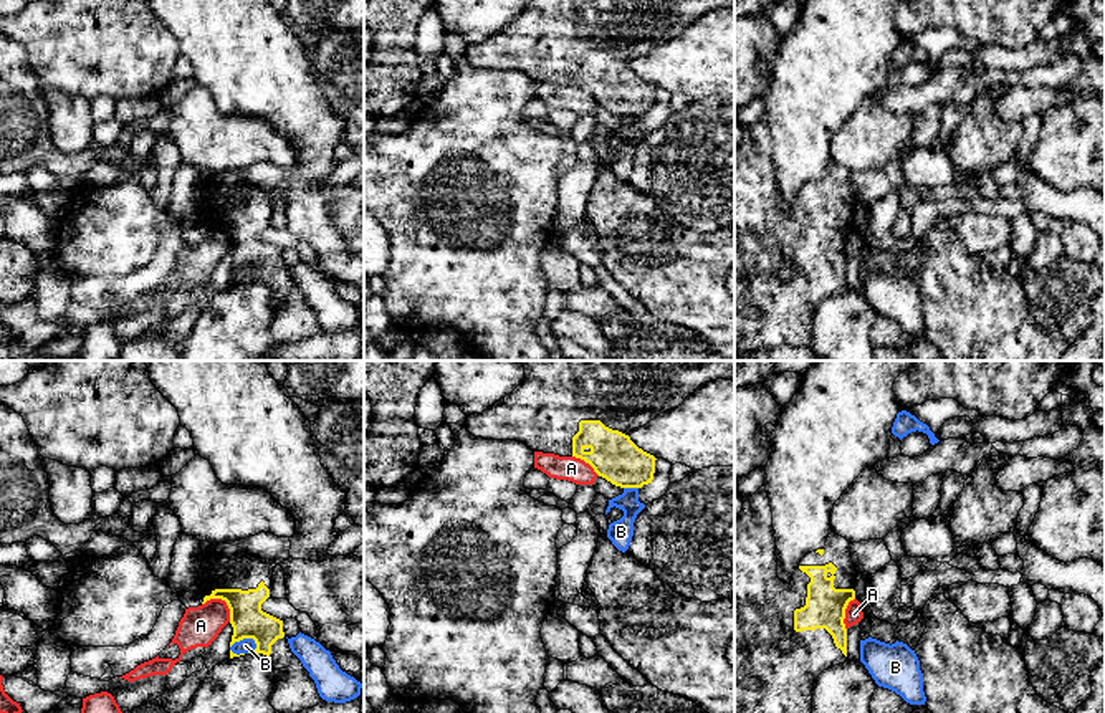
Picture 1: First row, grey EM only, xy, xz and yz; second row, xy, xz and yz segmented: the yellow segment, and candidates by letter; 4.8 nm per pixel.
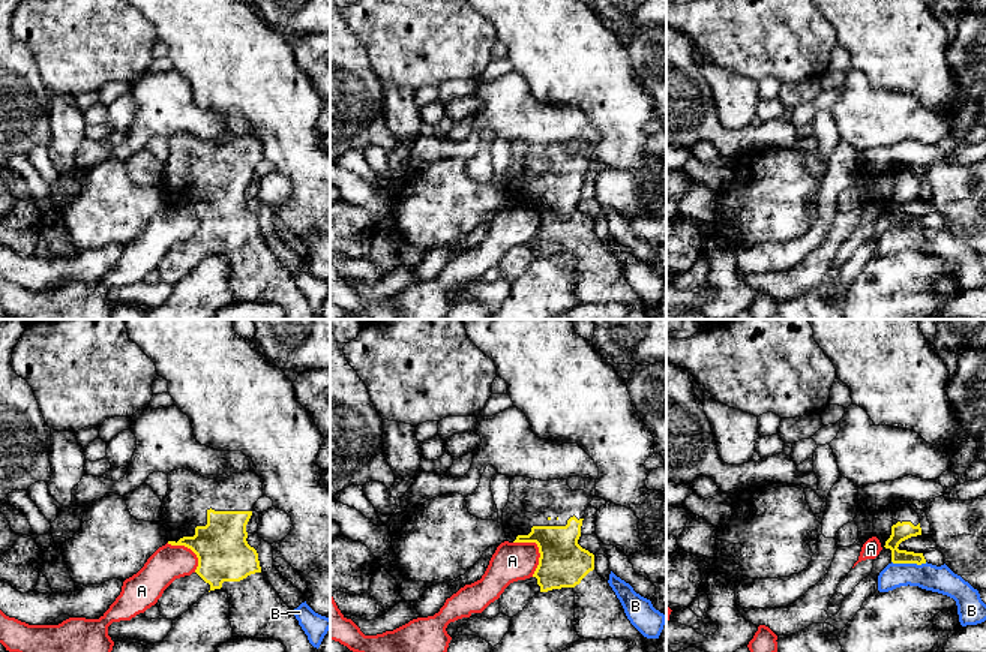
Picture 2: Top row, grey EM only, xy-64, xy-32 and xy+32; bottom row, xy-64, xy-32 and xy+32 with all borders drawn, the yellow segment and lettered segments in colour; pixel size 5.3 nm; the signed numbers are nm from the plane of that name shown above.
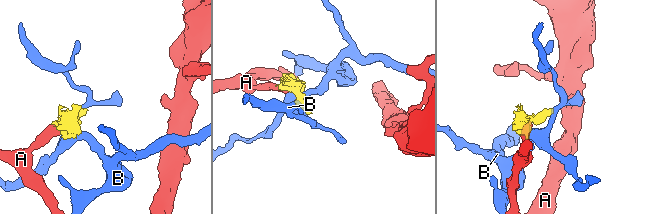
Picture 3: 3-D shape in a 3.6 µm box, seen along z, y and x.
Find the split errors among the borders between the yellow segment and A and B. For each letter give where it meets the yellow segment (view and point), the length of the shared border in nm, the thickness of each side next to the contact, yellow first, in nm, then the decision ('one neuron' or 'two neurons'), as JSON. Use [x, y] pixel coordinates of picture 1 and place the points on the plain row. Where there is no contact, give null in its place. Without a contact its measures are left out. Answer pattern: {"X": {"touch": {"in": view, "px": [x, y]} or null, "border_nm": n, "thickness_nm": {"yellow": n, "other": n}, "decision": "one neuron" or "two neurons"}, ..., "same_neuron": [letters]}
{"A": {"touch": {"in": "xy", "px": [224, 229]}, "border_nm": 170, "thickness_nm": {"yellow": 170, "other": 190}, "decision": "two neurons"}, "B": {"touch": {"in": "xy", "px": [242, 268]}, "border_nm": 140, "thickness_nm": {"yellow": 170, "other": 70}, "decision": "two neurons"}, "same_neuron": []}

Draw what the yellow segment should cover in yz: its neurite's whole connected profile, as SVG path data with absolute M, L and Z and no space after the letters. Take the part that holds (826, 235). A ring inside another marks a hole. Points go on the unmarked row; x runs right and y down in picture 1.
M766 116L743 127L743 141L734 147L734 354L756 354L782 346L811 347L816 309L824 299L847 291L844 248L849 232L855 228L855 207L850 170L832 160L822 179L801 189L789 213L781 210Z

